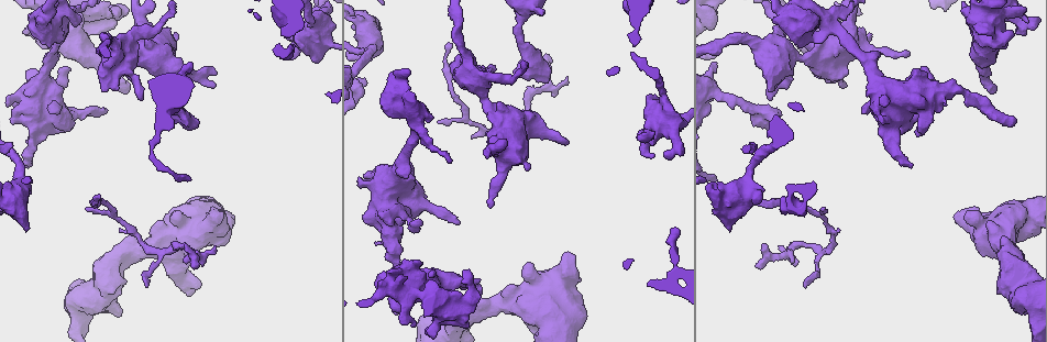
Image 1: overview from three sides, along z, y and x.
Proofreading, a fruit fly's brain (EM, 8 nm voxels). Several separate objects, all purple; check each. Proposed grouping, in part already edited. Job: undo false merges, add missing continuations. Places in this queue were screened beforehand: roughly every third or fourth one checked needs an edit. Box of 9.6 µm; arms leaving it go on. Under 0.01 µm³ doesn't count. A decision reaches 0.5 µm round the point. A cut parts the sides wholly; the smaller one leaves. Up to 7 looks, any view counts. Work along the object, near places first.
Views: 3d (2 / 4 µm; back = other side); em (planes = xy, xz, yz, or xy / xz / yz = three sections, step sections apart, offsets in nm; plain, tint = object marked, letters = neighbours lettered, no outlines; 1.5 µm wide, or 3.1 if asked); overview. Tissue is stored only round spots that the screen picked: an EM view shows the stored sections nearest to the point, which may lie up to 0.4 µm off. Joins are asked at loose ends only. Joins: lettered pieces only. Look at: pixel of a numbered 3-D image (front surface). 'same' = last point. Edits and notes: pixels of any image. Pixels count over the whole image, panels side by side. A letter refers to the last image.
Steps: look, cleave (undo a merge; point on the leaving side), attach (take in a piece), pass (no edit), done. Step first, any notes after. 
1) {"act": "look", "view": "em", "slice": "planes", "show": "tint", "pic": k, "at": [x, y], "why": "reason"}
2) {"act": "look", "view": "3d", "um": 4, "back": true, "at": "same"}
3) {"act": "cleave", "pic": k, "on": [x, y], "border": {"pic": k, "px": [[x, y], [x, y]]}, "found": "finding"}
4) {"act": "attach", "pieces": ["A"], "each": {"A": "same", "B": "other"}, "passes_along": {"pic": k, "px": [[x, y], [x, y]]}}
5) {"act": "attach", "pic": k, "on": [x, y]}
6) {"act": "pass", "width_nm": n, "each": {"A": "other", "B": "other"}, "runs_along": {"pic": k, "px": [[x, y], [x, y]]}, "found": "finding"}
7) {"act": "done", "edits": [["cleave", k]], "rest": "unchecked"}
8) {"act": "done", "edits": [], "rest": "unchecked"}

{"act": "look", "view": "3d", "um": 4, "pic": 1, "at": [1013, 117], "why": "free end"}

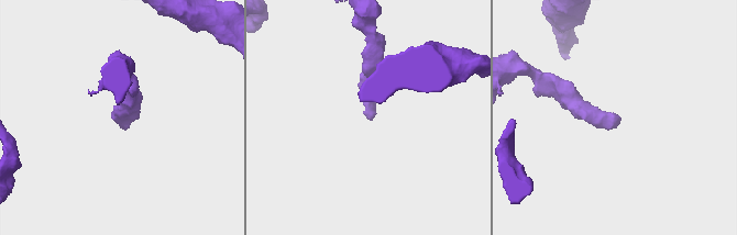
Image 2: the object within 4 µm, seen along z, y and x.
{"act": "look", "view": "em", "slice": "planes", "show": "letters", "pic": 2, "at": [615, 113]}

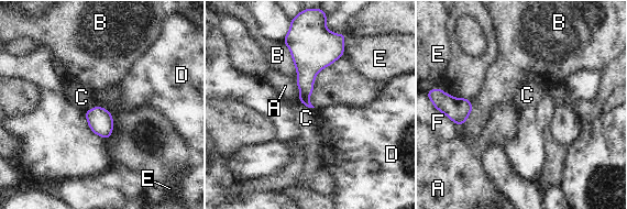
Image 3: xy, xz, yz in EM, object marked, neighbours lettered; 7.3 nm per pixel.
{"act": "pass", "each": {"A": "other", "B": "other", "C": "other", "D": "other", "E": "other", "F": "other"}, "border": {"pic": 3, "px": [[297, 99], [304, 105], [314, 108]]}, "found": "none of them fits"}

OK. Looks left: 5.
{"act": "look", "view": "3d", "um": 4, "pic": 1, "at": [104, 112], "why": "free end"}

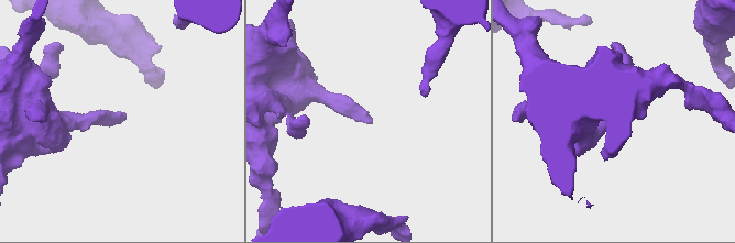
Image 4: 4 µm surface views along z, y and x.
{"act": "look", "view": "em", "slice": "xy", "step": 4, "show": "letters", "pic": 4, "at": [125, 117]}

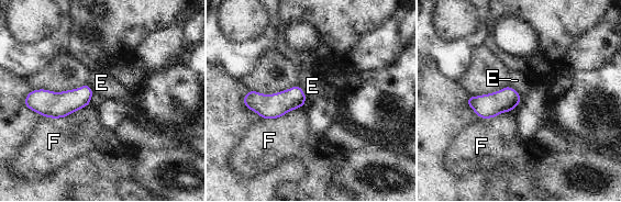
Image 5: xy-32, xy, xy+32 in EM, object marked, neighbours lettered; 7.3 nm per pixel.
{"act": "look", "view": "em", "slice": "yz", "step": 4, "show": "letters", "at": "same"}

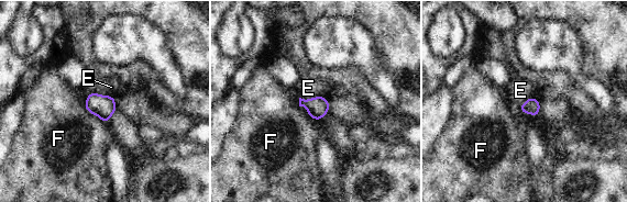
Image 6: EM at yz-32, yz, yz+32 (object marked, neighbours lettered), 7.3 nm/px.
{"act": "pass", "longest_contact_nm": ["F", 220], "each": {"E": "other", "F": "other"}, "found": "none of them fits"}

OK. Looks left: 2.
{"act": "look", "view": "em", "slice": "yz", "step": 8, "show": "tint", "pic": 1, "at": [569, 142], "why": "free end"}

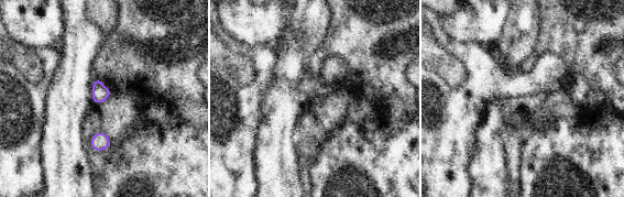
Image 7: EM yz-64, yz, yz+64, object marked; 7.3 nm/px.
{"act": "look", "view": "em", "slice": "xz", "step": 4, "show": "letters", "at": "same", "why": "cut it another way"}

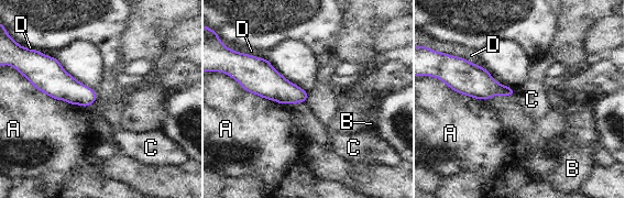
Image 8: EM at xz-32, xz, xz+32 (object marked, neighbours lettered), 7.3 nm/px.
{"act": "pass", "each": {"A": "other", "B": "other", "C": "other", "D": "other"}, "border": {"pic": 8, "px": [[308, 91], [305, 101]]}, "found": "no lettered piece goes on from it"}

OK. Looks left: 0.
{"act": "done", "edits": [], "rest": "unchecked"}

